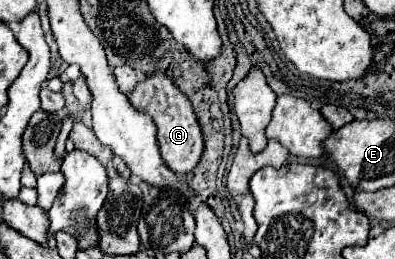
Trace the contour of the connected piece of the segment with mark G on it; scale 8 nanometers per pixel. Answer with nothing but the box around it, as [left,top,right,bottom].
[130,75,204,175]

